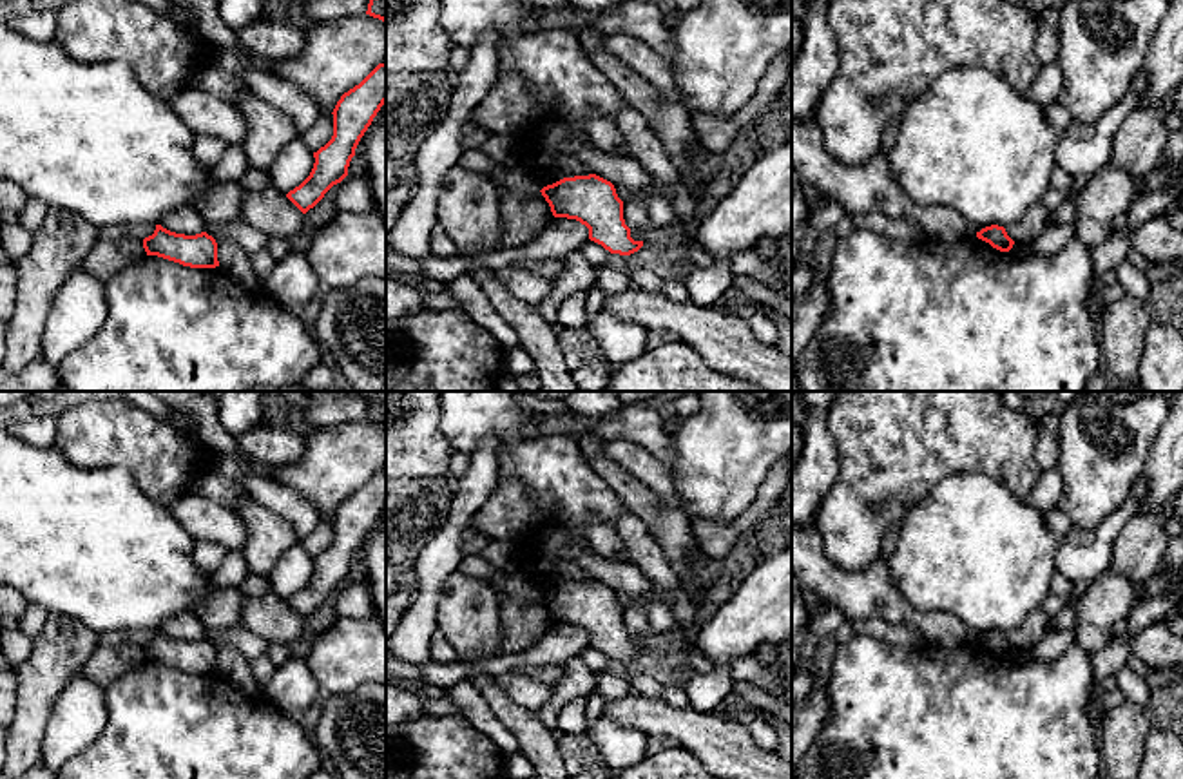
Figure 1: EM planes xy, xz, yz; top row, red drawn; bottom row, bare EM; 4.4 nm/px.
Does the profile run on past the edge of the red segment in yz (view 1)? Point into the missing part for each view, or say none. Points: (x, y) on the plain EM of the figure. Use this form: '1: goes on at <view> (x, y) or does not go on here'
1: does not go on here

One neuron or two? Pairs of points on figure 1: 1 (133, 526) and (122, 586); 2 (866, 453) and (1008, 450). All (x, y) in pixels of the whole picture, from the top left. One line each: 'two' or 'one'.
1: one
2: one

